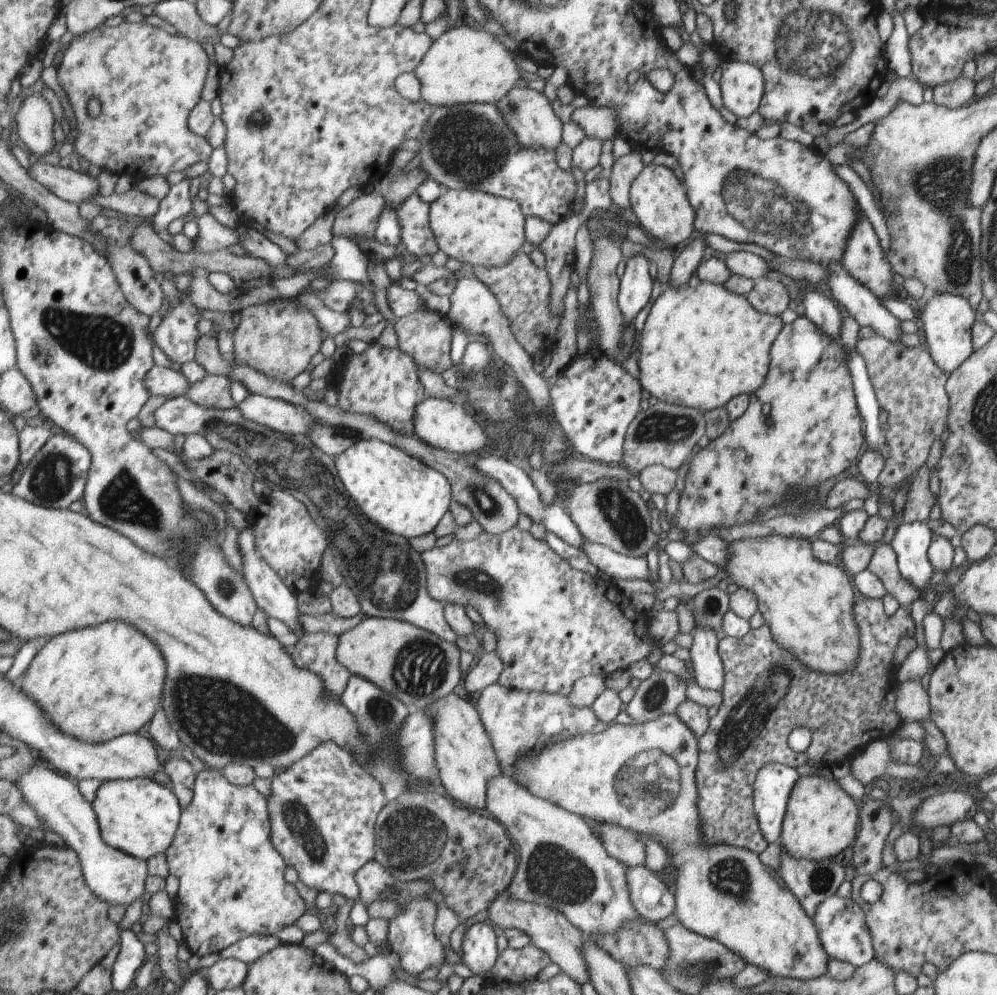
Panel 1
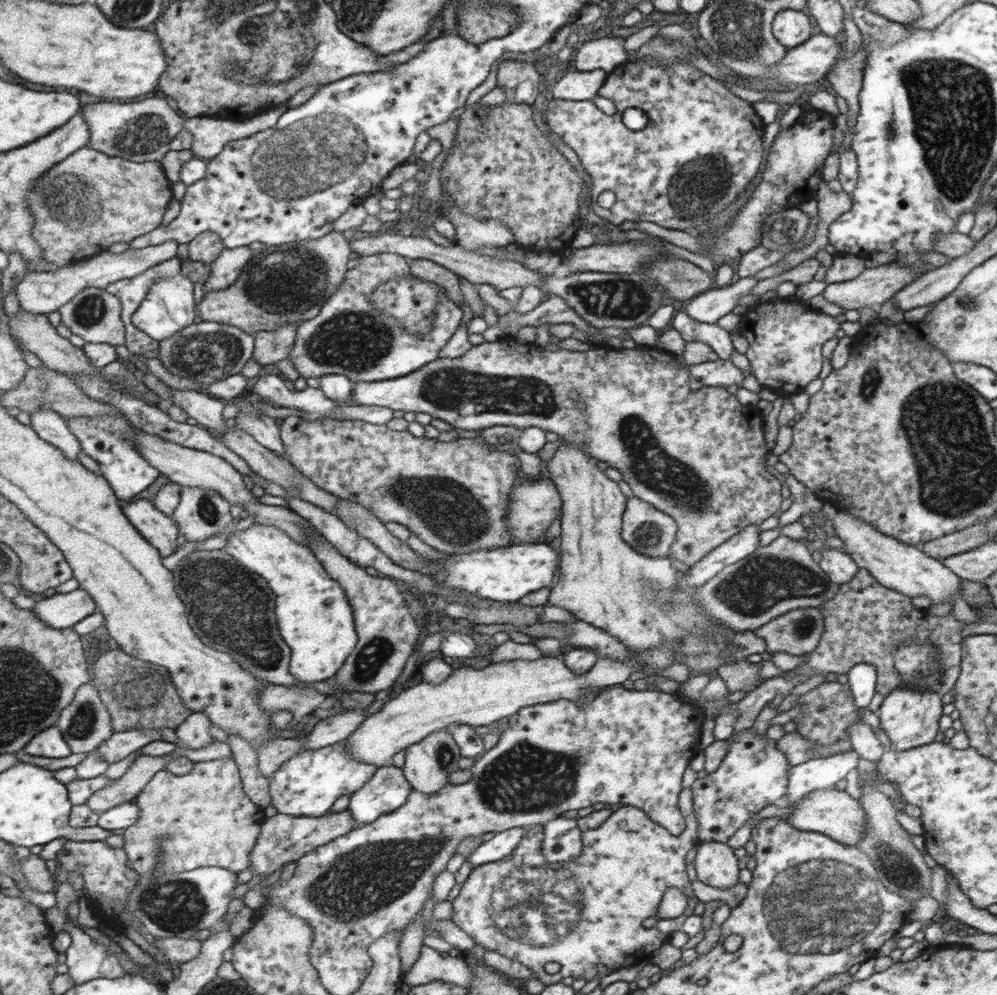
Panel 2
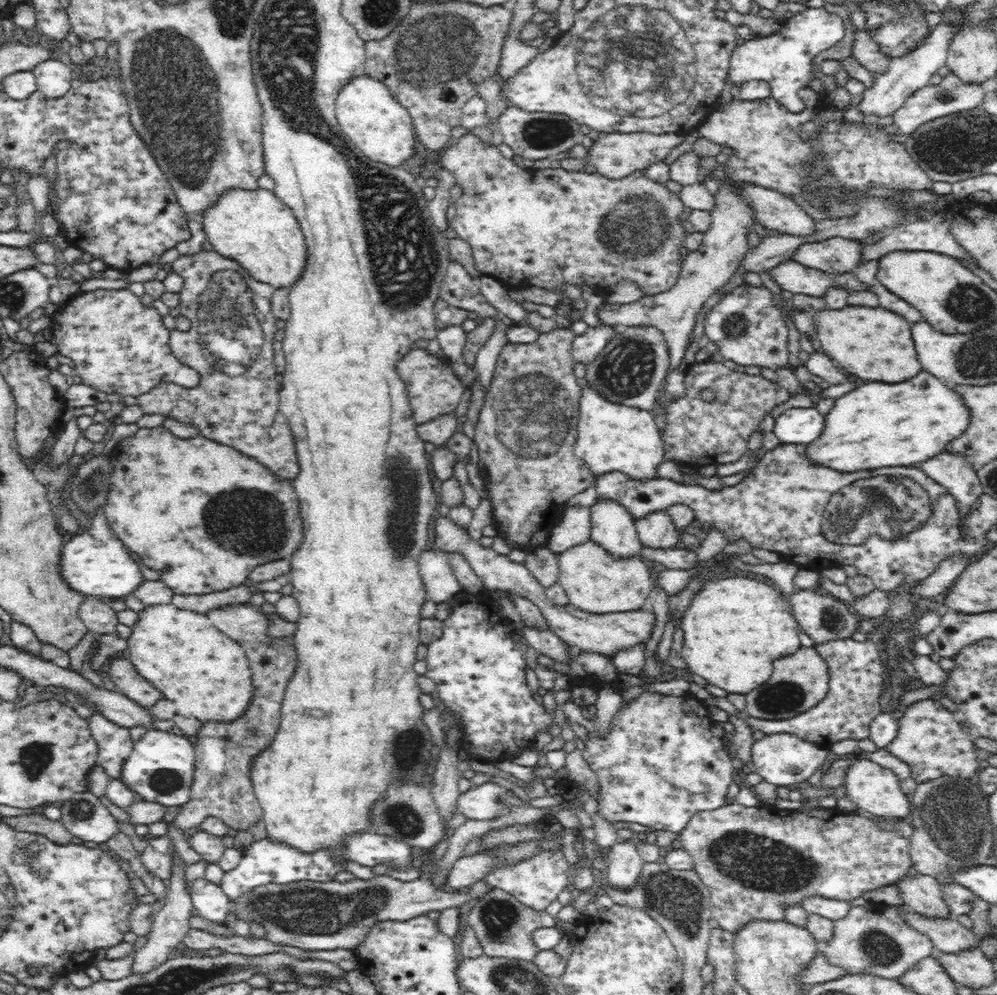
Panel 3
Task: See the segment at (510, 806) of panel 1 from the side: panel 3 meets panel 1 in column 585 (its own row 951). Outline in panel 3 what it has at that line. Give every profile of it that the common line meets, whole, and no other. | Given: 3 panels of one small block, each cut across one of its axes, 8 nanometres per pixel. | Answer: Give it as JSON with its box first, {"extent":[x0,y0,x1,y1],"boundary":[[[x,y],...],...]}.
{"extent":[818,904,935,979],"boundary":[[[903,904],[872,910],[867,905],[850,908],[848,916],[836,921],[832,938],[818,944],[819,952],[828,955],[830,963],[842,966],[848,974],[868,973],[887,979],[898,979],[935,951],[930,937],[911,926],[905,918],[910,911]]]}

